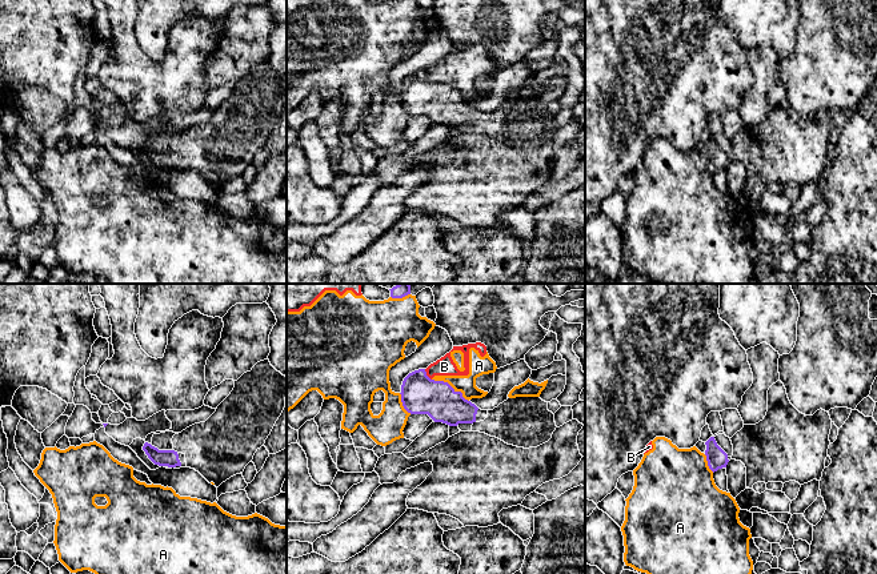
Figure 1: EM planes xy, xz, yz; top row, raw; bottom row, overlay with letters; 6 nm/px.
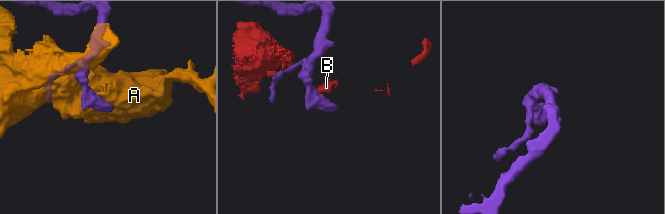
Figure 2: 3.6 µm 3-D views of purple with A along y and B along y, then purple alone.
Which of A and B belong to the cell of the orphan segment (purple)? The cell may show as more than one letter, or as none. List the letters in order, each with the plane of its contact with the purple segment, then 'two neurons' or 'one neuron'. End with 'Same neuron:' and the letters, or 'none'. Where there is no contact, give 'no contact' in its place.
A: meets purple in xz; two neurons
B: meets purple in xz; two neurons
Same neuron: none

